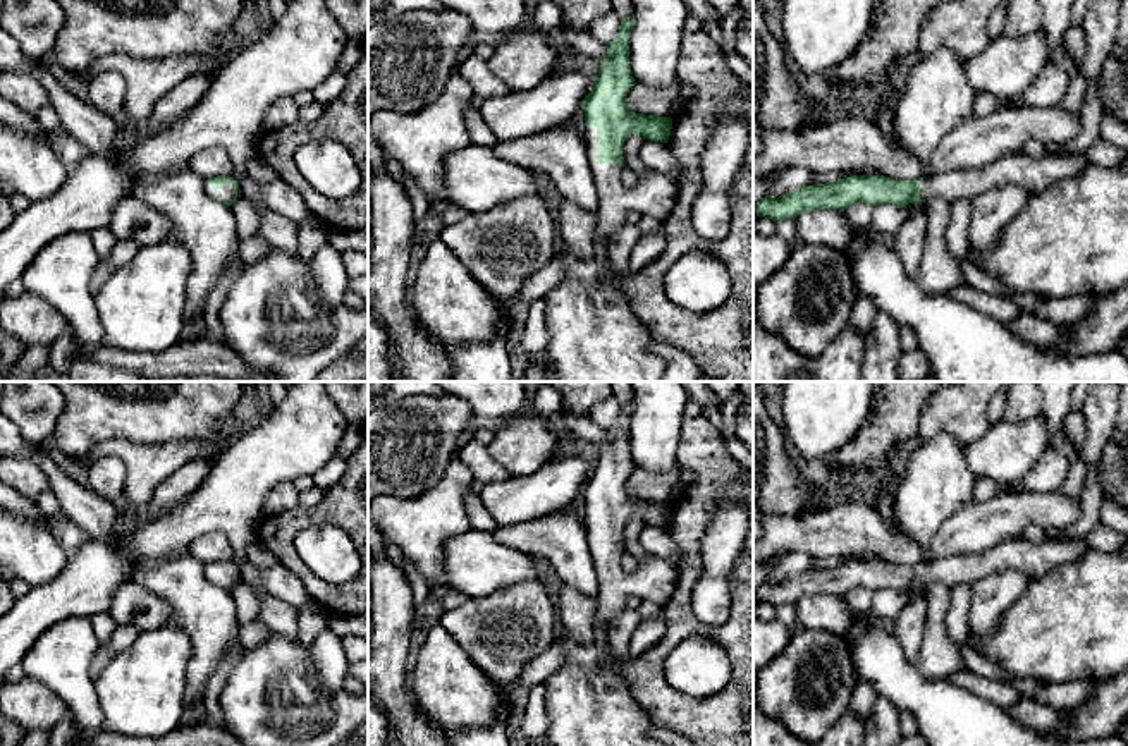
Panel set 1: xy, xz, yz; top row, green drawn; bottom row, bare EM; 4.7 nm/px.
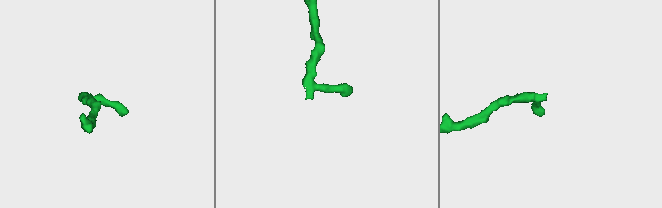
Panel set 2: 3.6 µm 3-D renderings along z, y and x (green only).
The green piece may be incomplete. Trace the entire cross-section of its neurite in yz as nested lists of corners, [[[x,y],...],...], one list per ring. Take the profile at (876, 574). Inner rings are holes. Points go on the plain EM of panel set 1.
[[[1016,536],[980,553],[922,560],[915,566],[886,560],[851,560],[825,569],[803,571],[779,583],[762,583],[755,591],[755,598],[779,607],[784,603],[794,605],[808,595],[844,596],[856,586],[872,591],[892,588],[906,593],[910,588],[925,591],[934,583],[949,588],[973,584],[997,571],[1018,571],[1030,578],[1040,578],[1052,569],[1082,560],[1088,552],[1085,540],[1070,541],[1056,536],[1033,545]]]

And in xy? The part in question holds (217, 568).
[[[234,562],[205,564],[205,576],[217,586],[230,591],[241,579],[239,569]]]

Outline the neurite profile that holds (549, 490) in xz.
[[[561,456],[540,469],[478,488],[485,511],[499,526],[521,524],[562,512],[581,492],[590,473],[586,461]]]

